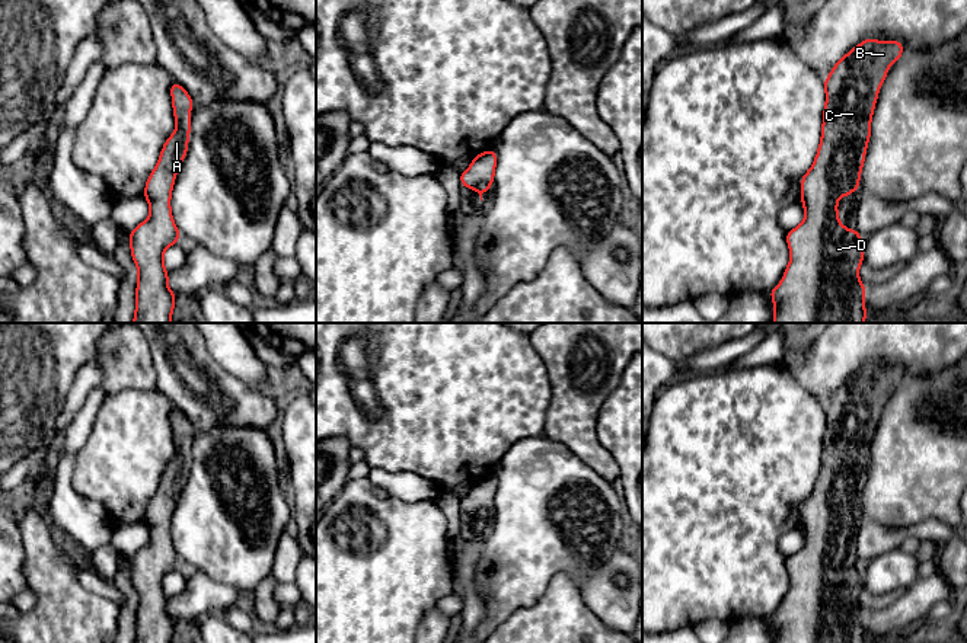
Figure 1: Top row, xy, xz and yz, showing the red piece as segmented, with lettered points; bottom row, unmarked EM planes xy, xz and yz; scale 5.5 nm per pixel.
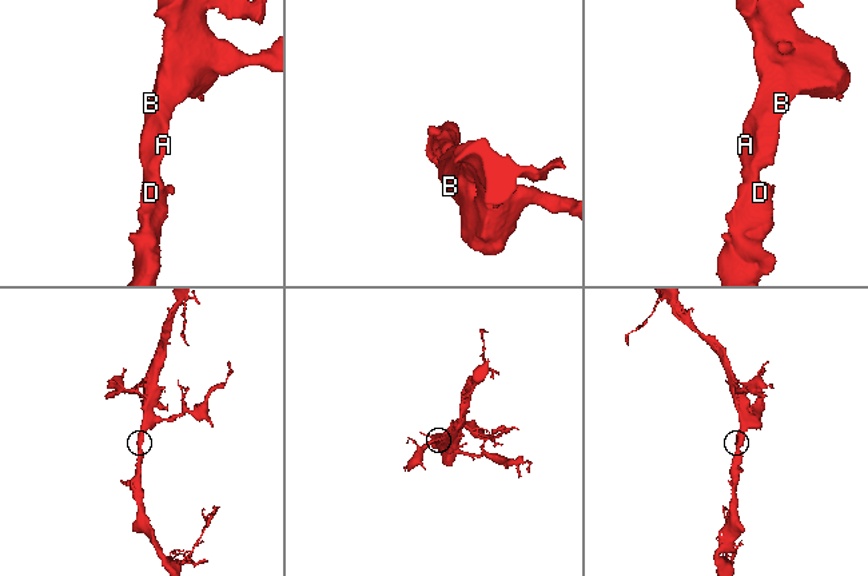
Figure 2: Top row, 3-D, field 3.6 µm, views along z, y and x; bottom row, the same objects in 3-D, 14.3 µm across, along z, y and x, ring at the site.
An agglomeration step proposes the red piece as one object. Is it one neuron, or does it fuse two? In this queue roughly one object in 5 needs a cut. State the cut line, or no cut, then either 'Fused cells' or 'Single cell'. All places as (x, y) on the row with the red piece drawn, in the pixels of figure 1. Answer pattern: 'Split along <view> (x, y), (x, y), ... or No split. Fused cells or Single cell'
No split. Single cell

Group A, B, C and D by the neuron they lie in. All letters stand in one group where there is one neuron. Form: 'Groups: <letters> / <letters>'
Groups: A B C D

